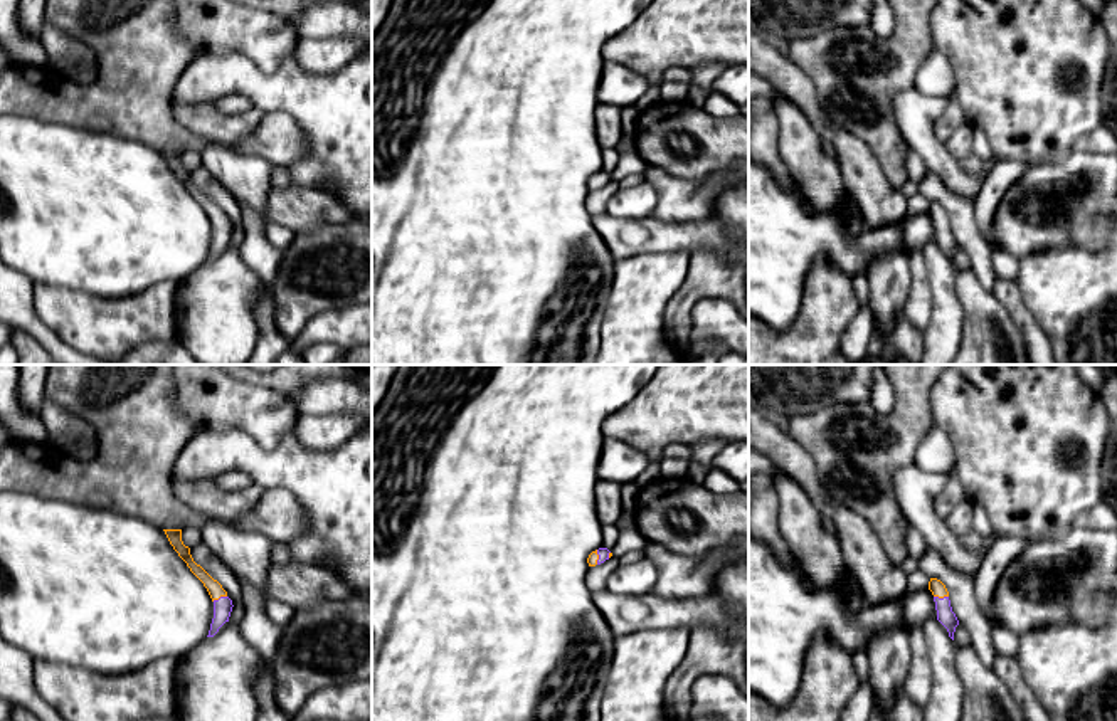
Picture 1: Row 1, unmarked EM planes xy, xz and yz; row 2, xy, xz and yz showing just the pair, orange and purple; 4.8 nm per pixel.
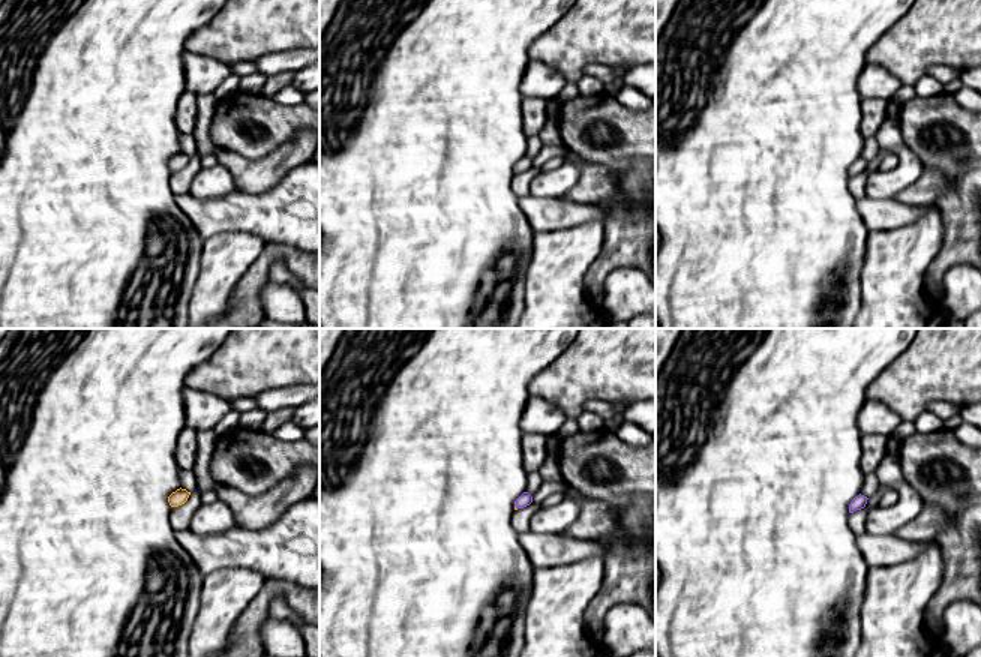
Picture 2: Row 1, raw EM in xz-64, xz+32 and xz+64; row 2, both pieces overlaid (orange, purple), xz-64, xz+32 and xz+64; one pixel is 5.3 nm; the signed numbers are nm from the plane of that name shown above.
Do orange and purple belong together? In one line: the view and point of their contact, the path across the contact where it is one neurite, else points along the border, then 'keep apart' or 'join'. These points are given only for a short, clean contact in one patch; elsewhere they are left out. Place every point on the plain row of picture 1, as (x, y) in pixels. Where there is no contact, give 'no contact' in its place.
meets orange in yz at (941, 221); runs through yz (937, 212), (941, 221), (942, 229); join

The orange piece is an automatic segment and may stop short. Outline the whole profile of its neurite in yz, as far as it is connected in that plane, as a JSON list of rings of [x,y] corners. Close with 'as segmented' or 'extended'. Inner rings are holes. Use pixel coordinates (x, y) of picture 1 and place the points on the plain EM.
[[[930,202],[929,213],[934,218],[937,244],[947,252],[949,261],[954,264],[954,255],[956,255],[956,250],[959,249],[959,244],[952,235],[949,215],[945,208],[937,202]]]; extended

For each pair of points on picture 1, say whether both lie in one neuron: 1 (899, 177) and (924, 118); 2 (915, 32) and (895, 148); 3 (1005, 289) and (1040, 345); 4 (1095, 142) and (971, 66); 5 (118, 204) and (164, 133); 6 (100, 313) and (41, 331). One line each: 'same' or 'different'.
1: different
2: same
3: same
4: different
5: different
6: different

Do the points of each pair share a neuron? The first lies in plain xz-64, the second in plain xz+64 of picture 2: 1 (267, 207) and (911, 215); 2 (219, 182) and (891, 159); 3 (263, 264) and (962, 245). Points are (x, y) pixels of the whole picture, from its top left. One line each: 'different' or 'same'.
1: same
2: different
3: same

